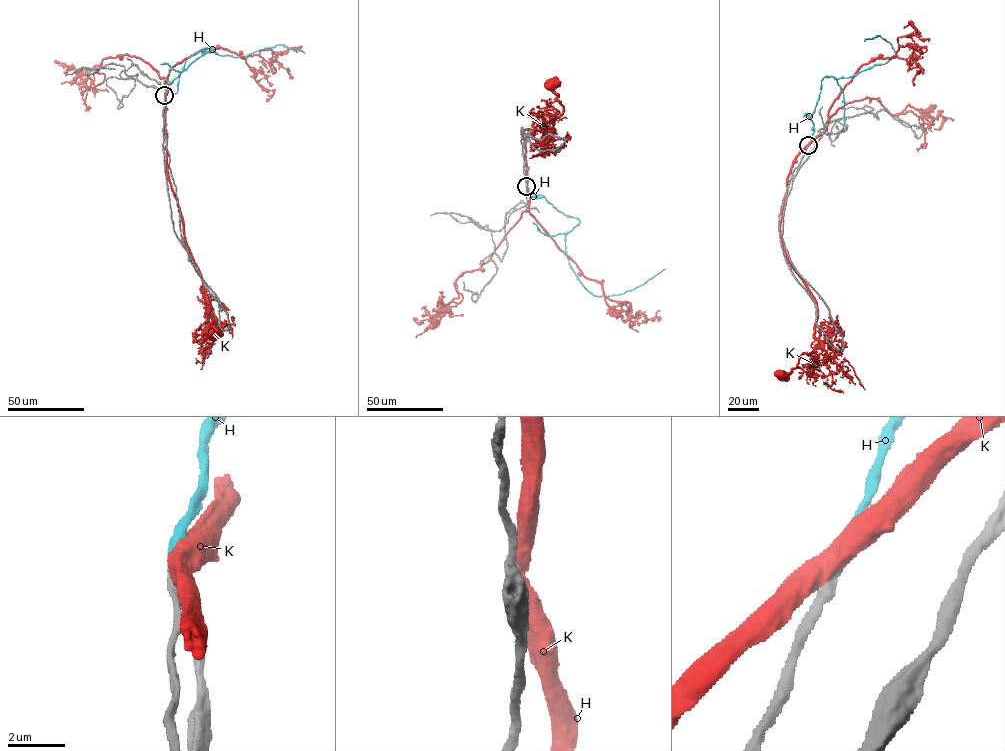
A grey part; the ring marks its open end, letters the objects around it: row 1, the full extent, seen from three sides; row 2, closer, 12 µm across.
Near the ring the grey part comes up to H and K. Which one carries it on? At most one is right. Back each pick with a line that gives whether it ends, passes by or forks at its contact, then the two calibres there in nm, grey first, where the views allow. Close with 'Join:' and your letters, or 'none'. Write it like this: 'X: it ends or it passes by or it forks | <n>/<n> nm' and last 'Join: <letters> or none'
H: it ends | 400/300 nm
Join: H

